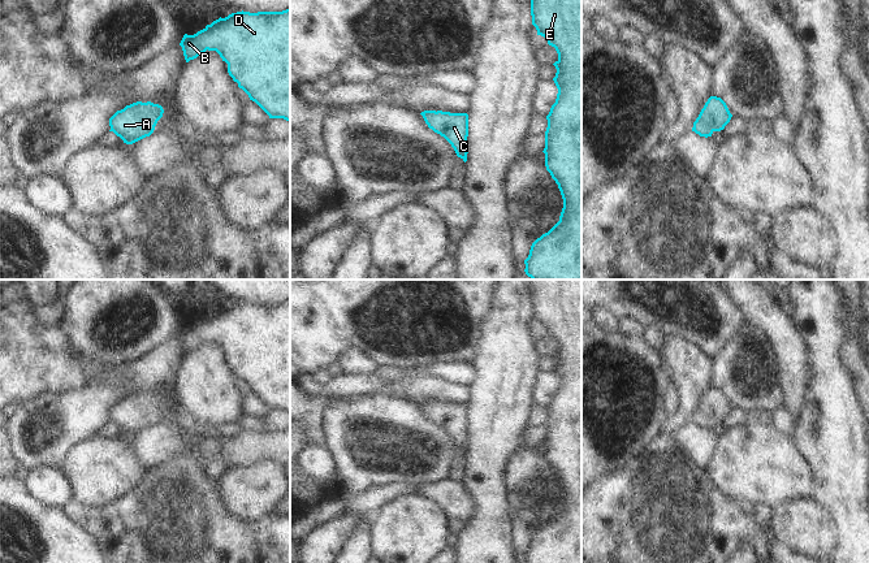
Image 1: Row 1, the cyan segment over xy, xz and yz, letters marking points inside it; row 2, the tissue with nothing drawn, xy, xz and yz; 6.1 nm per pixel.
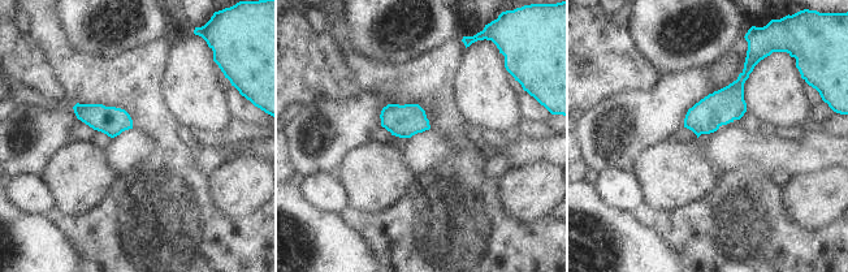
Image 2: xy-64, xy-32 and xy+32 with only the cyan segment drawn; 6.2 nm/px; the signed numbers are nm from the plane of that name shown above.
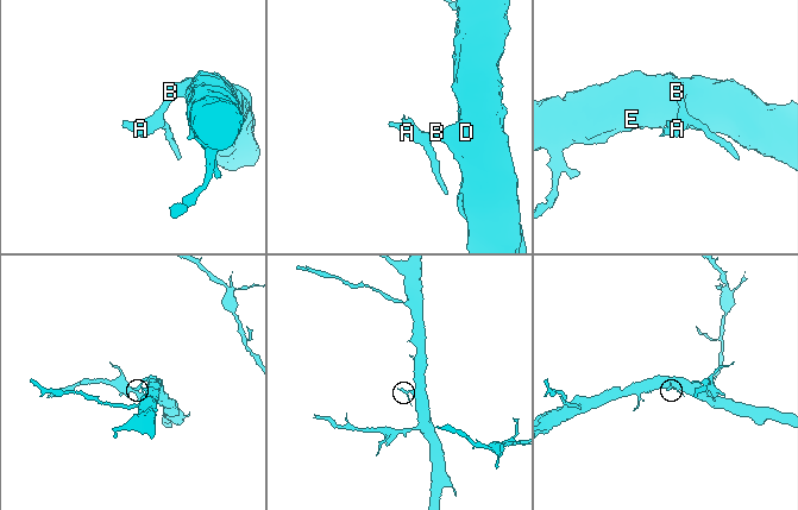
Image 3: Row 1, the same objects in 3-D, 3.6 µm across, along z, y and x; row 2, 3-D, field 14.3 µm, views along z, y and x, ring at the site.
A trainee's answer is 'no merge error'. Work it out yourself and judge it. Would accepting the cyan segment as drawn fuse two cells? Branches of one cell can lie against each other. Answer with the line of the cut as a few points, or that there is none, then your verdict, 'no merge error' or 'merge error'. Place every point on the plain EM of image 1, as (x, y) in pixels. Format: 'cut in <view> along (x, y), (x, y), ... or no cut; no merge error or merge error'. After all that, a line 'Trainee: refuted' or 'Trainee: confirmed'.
no cut; no merge error
Trainee: confirmed

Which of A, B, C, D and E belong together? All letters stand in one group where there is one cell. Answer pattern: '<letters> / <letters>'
A B C D E

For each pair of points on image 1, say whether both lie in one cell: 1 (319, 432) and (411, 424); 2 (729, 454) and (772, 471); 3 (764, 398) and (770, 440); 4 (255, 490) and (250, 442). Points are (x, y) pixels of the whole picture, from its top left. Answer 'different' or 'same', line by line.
1: different
2: same
3: different
4: different

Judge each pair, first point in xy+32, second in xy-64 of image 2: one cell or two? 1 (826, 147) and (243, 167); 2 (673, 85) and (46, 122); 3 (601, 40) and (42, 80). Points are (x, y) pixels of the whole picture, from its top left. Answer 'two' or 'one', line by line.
1: two
2: one
3: one

